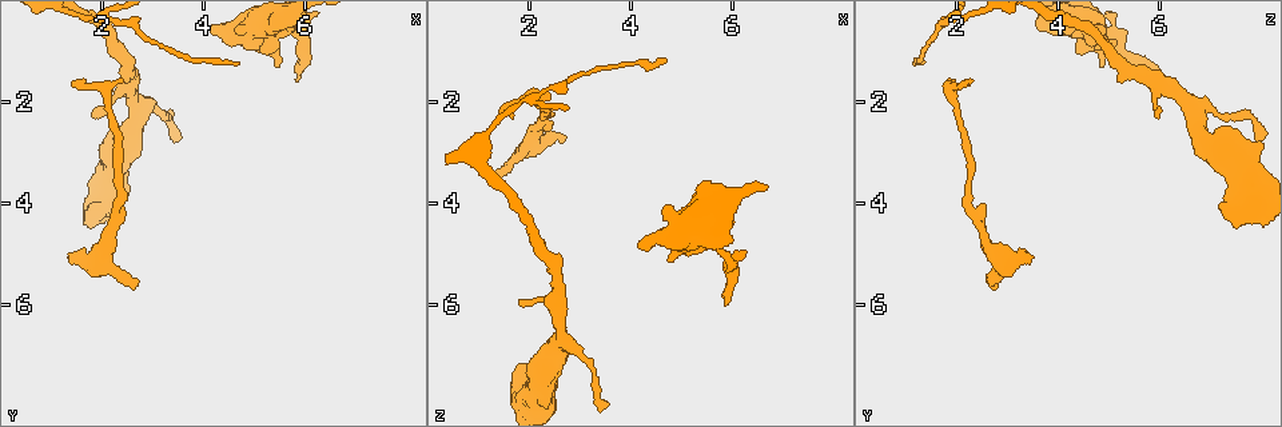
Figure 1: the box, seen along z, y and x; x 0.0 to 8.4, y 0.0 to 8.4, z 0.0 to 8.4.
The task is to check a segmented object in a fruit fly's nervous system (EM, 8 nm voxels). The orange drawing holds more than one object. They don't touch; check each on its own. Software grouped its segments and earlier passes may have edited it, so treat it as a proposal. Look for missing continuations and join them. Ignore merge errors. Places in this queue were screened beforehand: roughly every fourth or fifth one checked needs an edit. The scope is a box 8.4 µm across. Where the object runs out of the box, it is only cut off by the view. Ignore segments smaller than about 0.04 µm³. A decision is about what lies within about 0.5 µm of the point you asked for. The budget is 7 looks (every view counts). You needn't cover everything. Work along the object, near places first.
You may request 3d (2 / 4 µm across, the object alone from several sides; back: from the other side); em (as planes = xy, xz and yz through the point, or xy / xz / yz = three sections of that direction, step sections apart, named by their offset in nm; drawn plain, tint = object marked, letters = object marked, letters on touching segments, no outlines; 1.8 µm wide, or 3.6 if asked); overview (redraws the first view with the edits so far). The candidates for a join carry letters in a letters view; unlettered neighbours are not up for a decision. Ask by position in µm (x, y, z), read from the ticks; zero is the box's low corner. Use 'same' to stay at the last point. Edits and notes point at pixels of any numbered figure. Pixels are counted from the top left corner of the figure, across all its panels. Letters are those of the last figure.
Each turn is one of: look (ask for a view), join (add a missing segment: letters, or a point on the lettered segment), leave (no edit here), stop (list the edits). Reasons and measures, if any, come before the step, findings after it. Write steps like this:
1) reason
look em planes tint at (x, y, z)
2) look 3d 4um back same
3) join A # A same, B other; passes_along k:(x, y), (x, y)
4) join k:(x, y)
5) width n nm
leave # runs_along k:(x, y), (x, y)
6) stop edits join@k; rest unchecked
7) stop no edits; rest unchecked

an open end
look em xy step 4 letters at (4.75, 1.30, 1.20)

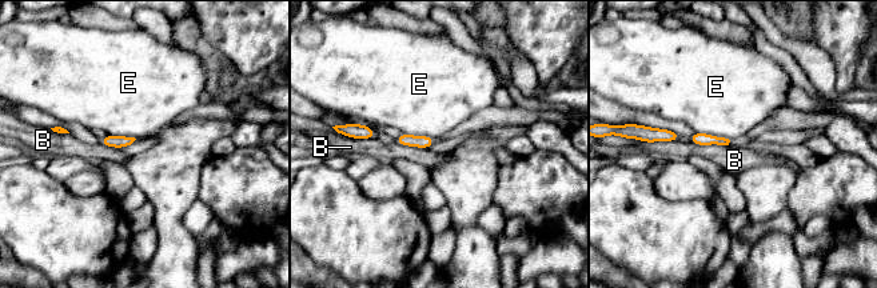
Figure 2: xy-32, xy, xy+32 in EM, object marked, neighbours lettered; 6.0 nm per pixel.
another direction
look em planes letters same

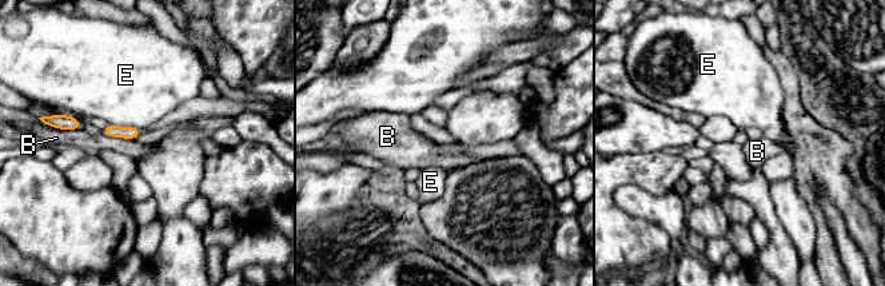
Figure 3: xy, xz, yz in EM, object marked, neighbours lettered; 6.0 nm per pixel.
longest_contact E 220 nm
leave # B other, E other; border 3:(102, 132), (110, 136), (135, 139); no lettered segment goes on from it

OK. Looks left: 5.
an open end
look 3d 2um back at (1.70, 1.60, 2.25)

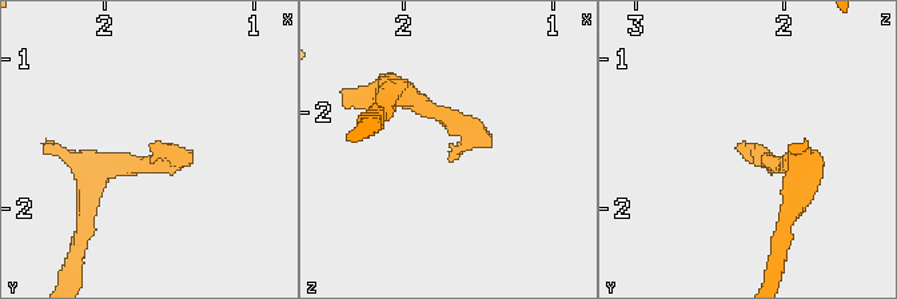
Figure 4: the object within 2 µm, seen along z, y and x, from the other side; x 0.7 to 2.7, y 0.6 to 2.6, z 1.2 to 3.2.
look em planes letters at (1.70, 1.56, 2.30)

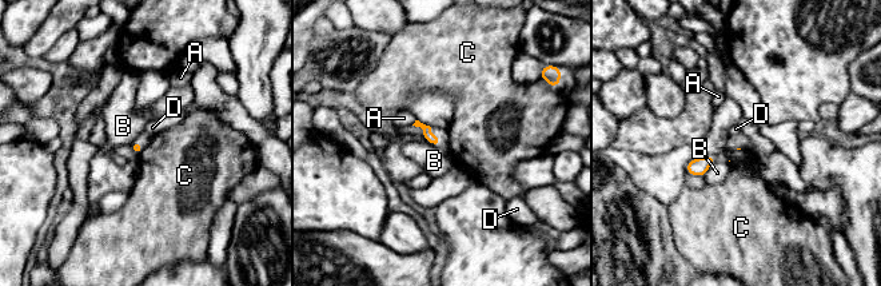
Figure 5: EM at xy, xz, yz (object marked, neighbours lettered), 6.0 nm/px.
leave # A other, B other, C other, D other; border 5:(143, 150), (139, 155); no lettered segment goes on from it

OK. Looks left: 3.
branch stops here
look em xz step 4 tint at (5.90, 1.45, 5.95)

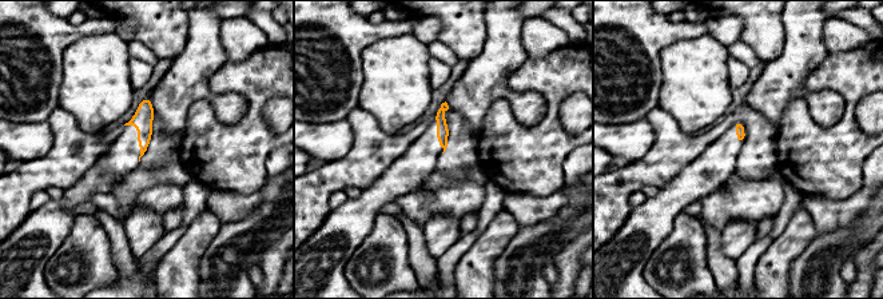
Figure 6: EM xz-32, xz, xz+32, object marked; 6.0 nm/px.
another direction
look em planes letters same

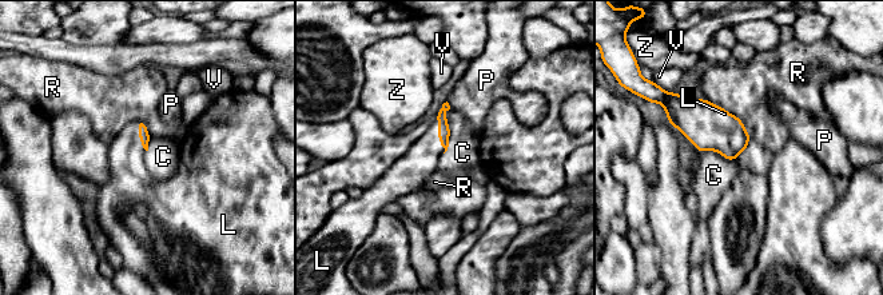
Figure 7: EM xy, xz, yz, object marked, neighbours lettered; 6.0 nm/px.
join L # C other, L same, P other, R other, V other, Z other; passes_along 7:(444, 130), (438, 135), (420, 162); the neuron continues

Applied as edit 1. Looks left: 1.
stop edits join@7; rest unchecked

